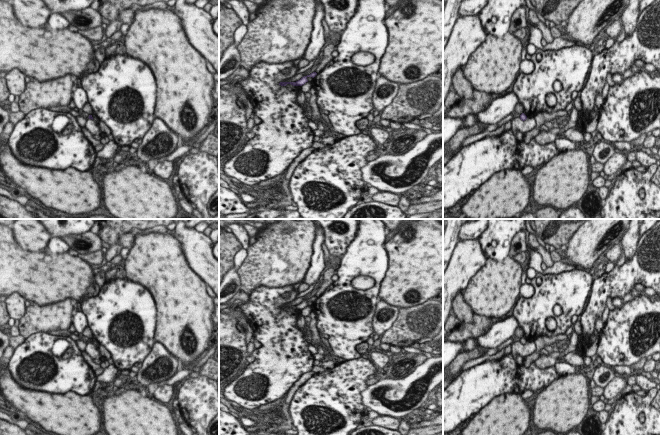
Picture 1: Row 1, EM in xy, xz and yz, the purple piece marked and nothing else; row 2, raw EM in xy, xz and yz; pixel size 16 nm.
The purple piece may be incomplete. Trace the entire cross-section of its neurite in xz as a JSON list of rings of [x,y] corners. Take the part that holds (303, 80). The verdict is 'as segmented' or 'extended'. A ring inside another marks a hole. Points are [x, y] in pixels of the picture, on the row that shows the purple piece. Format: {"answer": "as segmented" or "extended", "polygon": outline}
{"answer": "as segmented", "polygon": [[[313,72],[310,75],[307,75],[307,76],[302,77],[300,80],[298,80],[296,82],[280,82],[279,85],[286,86],[287,84],[291,84],[293,86],[302,86],[306,82],[308,82],[308,80],[307,80],[308,77],[314,78],[316,75],[317,75],[317,73],[316,72]]]}

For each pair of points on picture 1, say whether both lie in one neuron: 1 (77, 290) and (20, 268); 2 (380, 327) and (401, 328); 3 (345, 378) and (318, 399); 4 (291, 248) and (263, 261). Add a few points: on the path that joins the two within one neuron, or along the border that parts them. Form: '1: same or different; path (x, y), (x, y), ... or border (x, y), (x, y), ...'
1: same; path (63, 277), (38, 277), (34, 275)
2: different; border (399, 308), (397, 318), (393, 324), (382, 333)
3: same; path (338, 385), (325, 398)
4: same; path (284, 255), (279, 260), (270, 261)

